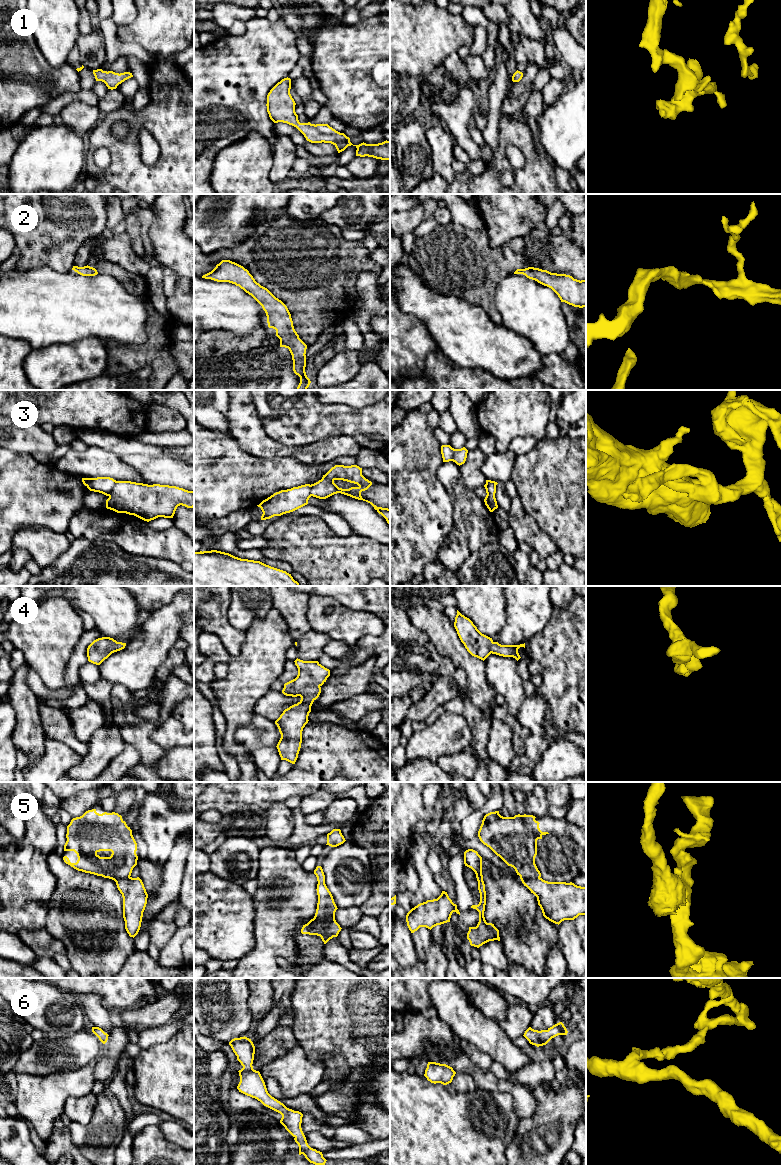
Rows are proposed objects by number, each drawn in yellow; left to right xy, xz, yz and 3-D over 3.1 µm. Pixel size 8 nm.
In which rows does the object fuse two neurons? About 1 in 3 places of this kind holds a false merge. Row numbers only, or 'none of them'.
3, 5

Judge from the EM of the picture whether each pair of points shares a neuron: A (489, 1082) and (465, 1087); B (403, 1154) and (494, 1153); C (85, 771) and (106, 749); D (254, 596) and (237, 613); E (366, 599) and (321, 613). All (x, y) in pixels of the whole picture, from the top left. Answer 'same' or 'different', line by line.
A: different
B: same
C: same
D: same
E: different

